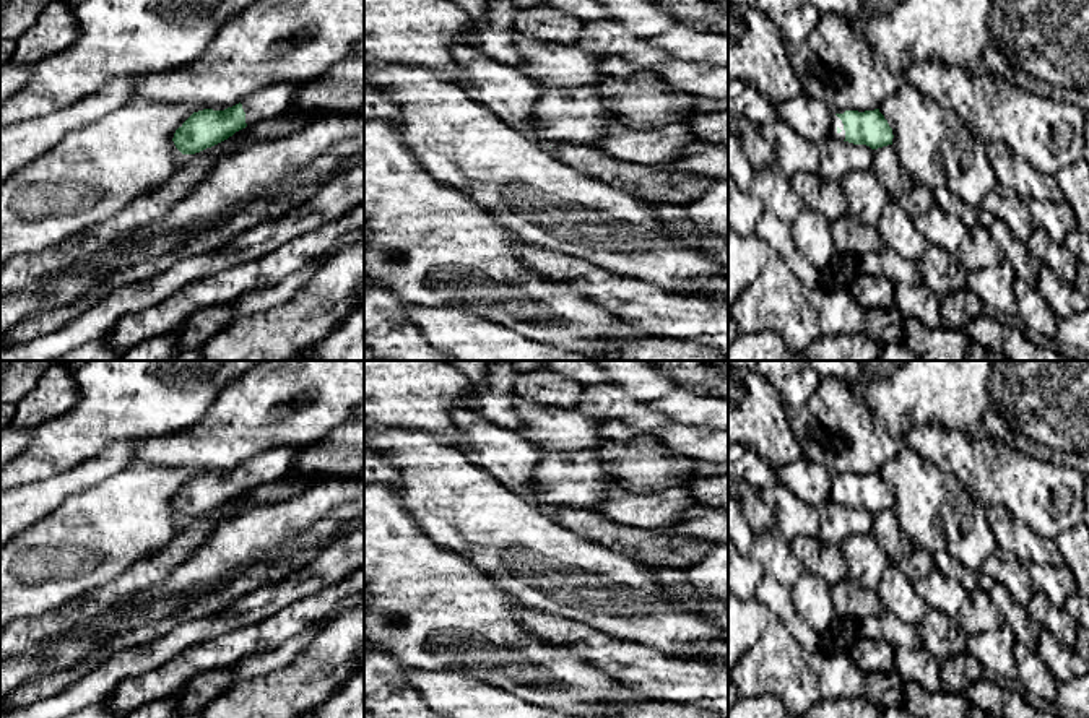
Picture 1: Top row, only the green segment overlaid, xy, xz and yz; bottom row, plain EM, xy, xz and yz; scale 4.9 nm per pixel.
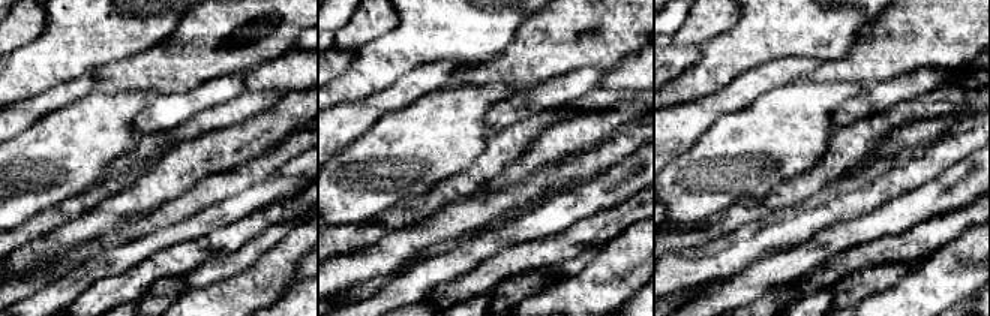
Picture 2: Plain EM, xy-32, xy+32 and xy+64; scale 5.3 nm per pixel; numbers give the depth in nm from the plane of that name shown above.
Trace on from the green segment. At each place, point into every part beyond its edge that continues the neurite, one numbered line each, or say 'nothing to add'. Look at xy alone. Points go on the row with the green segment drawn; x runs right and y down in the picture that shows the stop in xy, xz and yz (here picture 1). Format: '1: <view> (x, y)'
1: xy (273, 101)

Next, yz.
1: yz (836, 122)

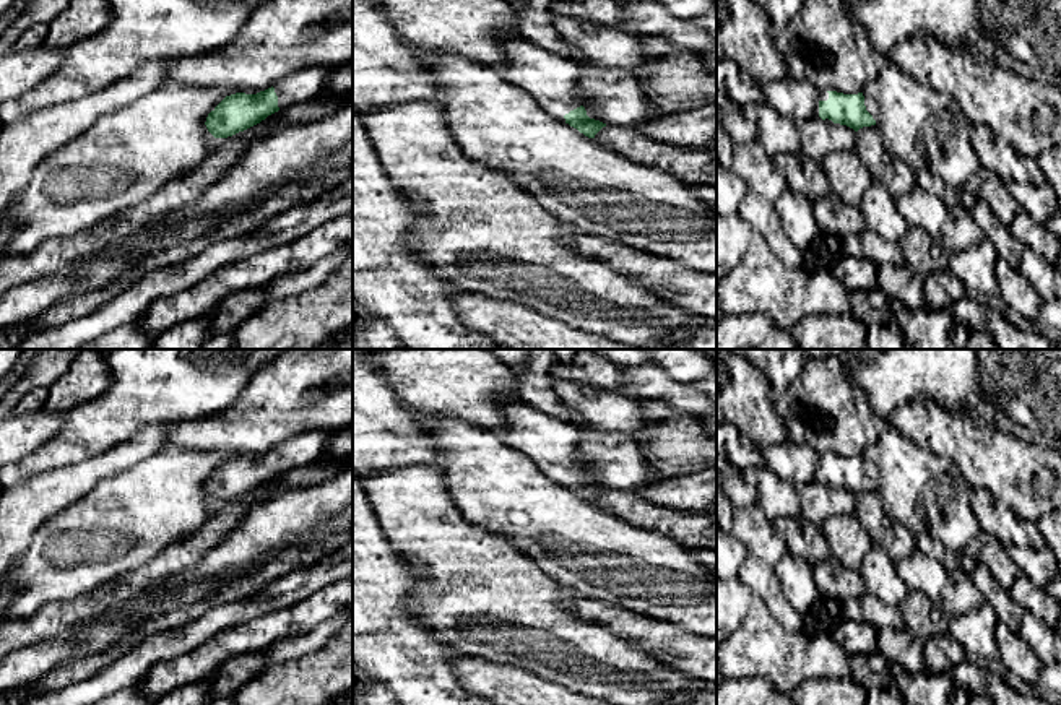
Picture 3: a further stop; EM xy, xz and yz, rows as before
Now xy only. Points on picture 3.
1: xy (306, 85)

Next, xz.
1: xz (551, 80)

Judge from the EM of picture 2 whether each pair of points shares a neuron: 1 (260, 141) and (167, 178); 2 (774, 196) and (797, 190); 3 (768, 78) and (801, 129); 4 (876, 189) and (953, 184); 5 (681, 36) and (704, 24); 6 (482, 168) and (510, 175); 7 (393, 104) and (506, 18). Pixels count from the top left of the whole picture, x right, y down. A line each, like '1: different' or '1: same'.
1: same
2: same
3: different
4: different
5: same
6: different
7: different

